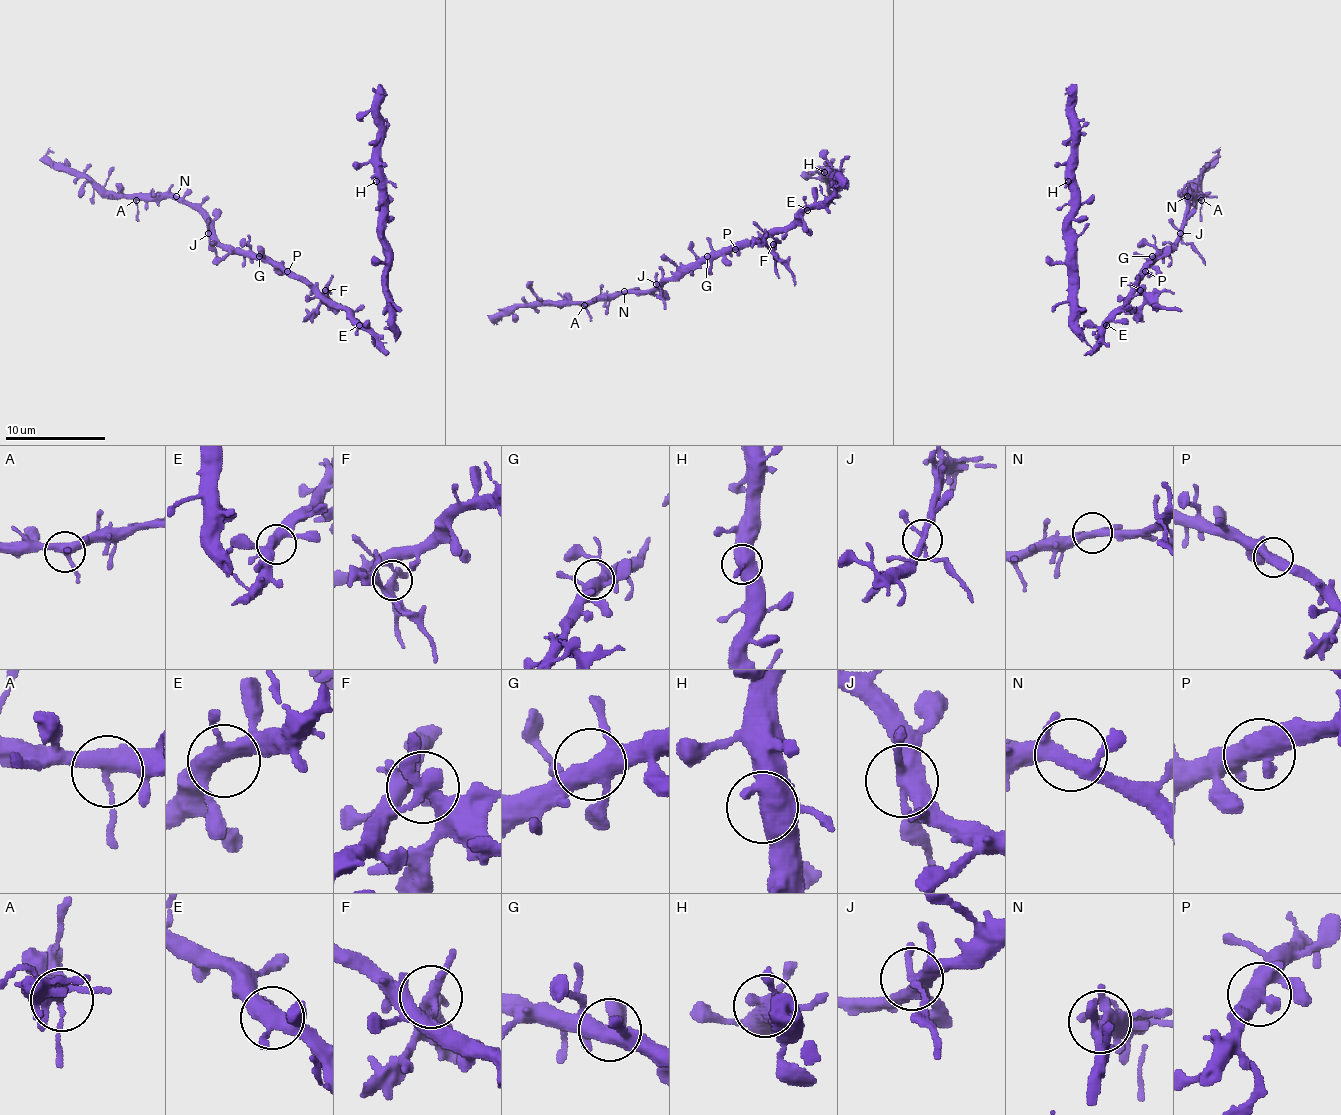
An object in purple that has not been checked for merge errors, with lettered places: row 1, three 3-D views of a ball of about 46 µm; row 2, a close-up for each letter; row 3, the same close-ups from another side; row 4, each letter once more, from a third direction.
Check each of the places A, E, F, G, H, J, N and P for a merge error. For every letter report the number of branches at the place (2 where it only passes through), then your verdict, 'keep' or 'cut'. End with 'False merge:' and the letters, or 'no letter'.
A: 4 branches meet; keep
E: 3 branches meet; keep
F: 3 branches meet; cut
G: 4 branches meet; keep
H: 3 branches meet; keep
J: 4 branches meet; cut
N: 4 branches meet; keep
P: 3 branches meet; keep
False merge: F, J

